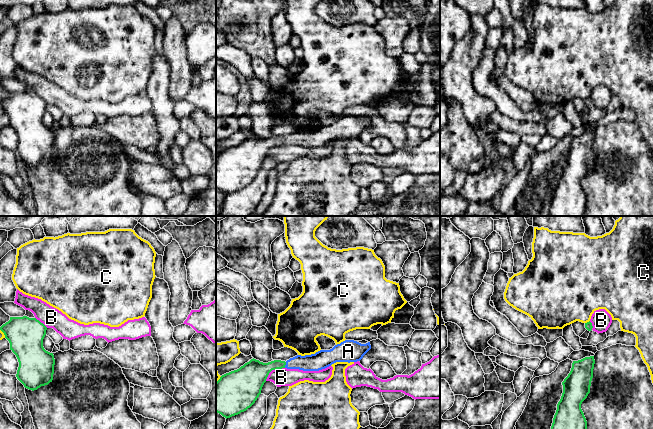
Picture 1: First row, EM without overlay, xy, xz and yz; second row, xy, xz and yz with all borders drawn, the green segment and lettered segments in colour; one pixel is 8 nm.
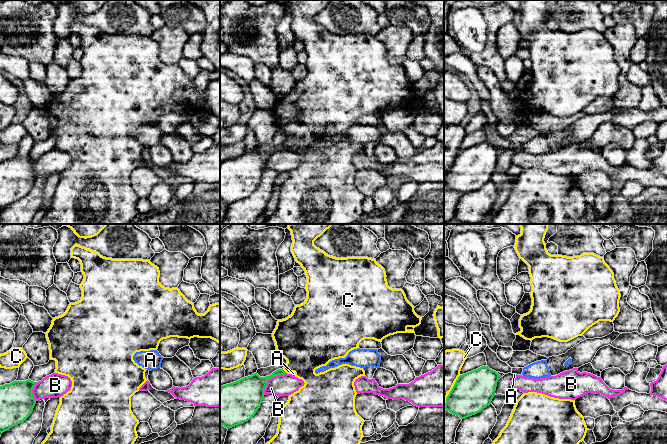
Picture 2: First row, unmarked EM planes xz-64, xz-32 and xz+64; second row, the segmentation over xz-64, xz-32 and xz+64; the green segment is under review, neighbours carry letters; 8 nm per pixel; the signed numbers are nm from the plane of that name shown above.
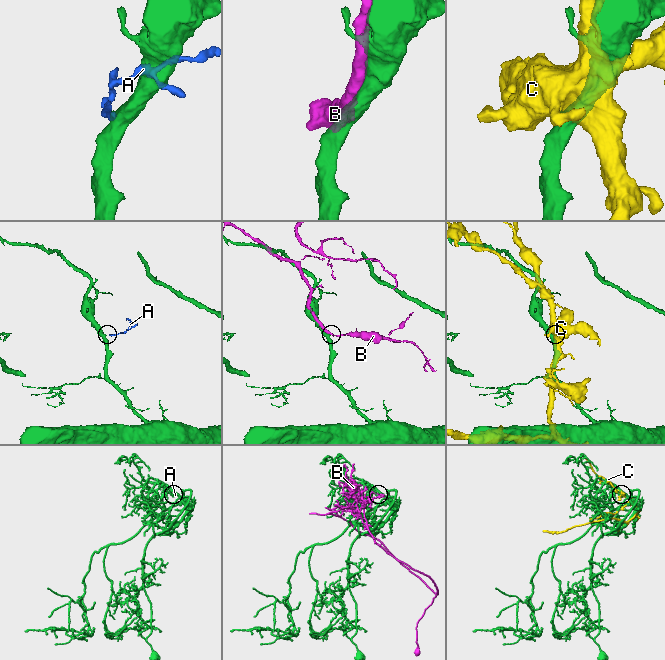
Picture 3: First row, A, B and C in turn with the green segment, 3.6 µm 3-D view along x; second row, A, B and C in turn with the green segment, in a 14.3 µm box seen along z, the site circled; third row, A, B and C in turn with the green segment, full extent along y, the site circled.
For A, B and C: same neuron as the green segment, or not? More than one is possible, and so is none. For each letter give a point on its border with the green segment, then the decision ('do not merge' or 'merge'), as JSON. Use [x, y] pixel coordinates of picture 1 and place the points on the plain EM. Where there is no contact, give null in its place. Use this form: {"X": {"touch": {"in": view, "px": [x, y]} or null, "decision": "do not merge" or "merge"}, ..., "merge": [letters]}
{"A": {"touch": {"in": "xz", "px": [285, 140]}, "decision": "merge"}, "B": {"touch": {"in": "xz", "px": [273, 145]}, "decision": "do not merge"}, "C": {"touch": {"in": "xy", "px": [3, 108]}, "decision": "do not merge"}, "merge": ["A"]}

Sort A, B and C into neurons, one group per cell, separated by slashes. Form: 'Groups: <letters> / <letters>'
Groups: A / B / C

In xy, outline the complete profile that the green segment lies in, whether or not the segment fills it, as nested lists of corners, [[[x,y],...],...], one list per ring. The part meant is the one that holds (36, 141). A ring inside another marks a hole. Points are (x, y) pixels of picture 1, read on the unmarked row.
[[[10,93],[0,106],[18,135],[16,153],[24,163],[34,167],[52,158],[55,135],[43,123],[46,102],[36,94]]]

